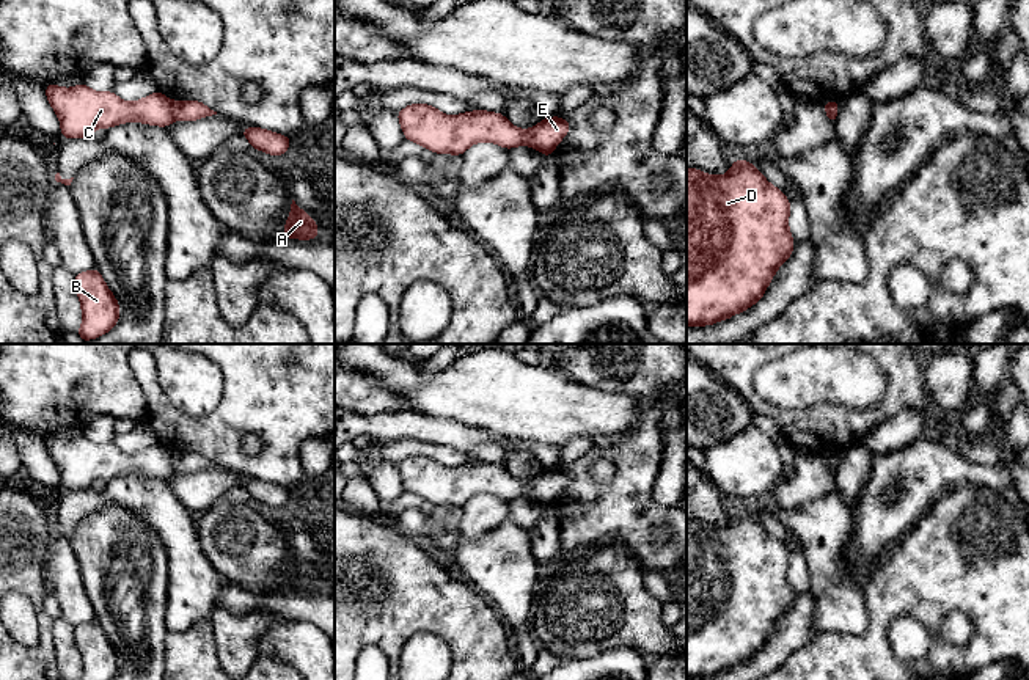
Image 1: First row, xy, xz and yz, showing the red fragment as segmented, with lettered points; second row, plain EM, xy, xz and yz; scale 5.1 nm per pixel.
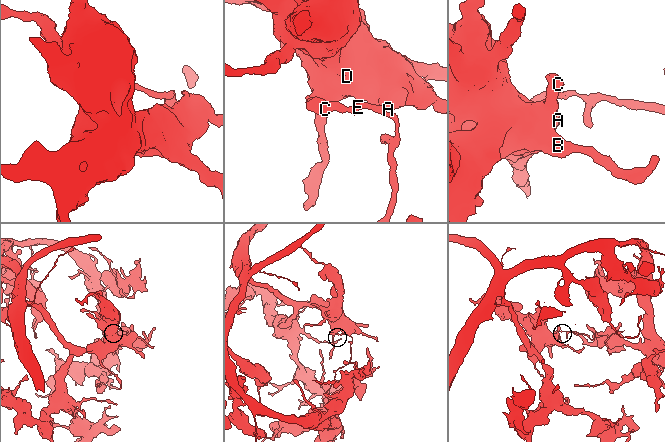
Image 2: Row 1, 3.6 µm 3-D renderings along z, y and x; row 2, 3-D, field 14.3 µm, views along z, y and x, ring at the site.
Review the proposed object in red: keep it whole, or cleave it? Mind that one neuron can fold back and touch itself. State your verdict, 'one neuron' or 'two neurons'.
two neurons

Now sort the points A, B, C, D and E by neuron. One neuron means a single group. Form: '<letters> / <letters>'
A B C D / E

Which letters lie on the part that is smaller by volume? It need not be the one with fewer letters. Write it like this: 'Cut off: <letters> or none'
Cut off: E

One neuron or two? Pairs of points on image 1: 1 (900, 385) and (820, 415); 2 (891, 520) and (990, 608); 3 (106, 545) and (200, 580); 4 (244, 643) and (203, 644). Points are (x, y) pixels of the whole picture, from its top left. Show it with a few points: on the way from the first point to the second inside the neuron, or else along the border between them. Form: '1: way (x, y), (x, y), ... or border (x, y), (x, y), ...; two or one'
1: way (885, 407), (867, 420), (842, 420); one
2: border (930, 504), (880, 558); two
3: border (156, 533), (167, 563), (167, 605); two
4: border (208, 619), (212, 628), (216, 655), (220, 663); two

